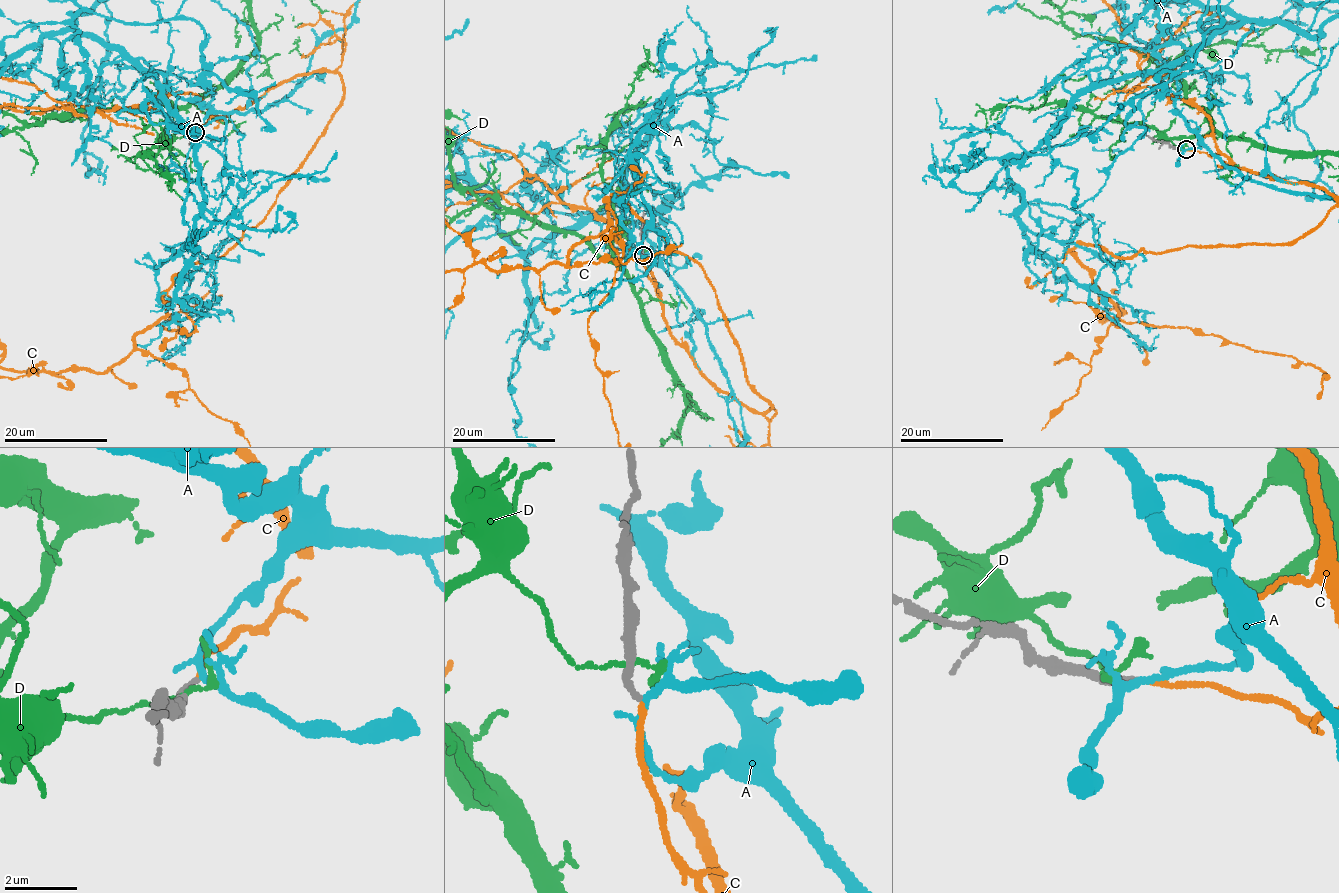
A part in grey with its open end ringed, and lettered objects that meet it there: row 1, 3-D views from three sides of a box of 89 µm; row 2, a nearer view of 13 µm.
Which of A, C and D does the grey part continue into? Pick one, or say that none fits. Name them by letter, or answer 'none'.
C

